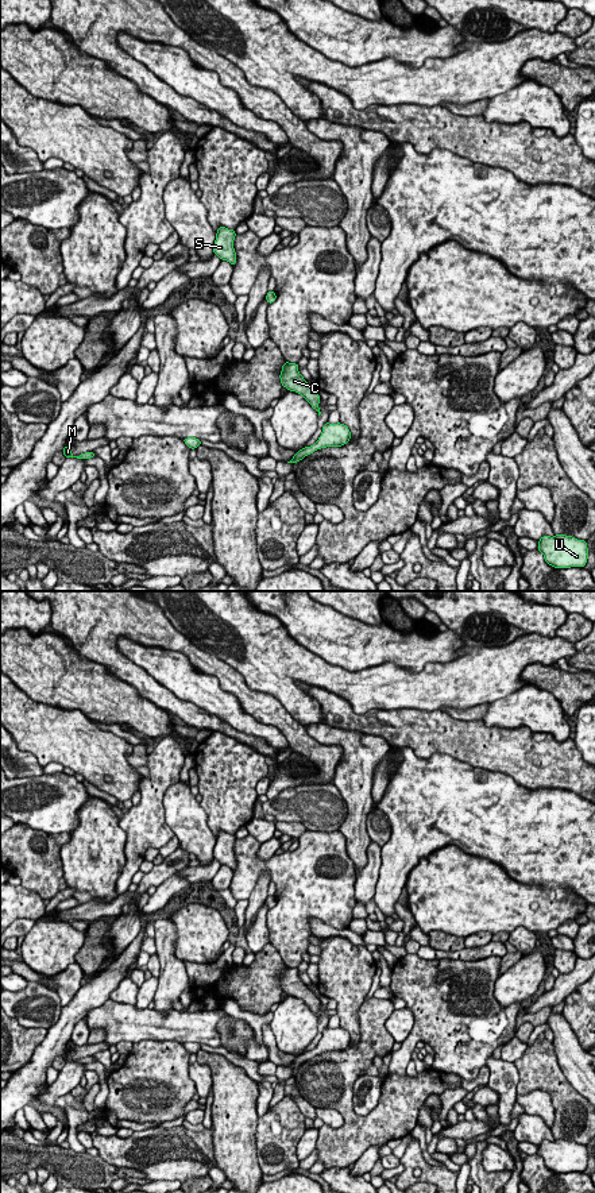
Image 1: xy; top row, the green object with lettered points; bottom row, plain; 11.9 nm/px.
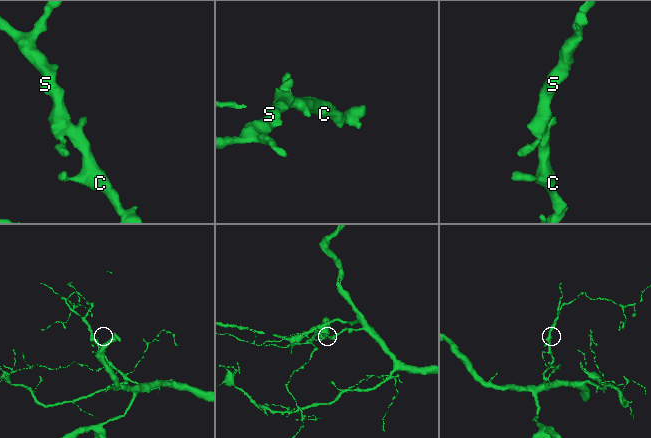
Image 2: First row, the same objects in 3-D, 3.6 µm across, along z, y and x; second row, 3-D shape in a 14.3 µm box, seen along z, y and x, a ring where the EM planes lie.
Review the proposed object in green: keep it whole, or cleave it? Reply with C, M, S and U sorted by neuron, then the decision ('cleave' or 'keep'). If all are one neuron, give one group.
C M S U; keep

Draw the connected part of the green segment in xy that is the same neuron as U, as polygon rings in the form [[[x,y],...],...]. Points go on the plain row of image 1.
[[[544,1140],[538,1144],[537,1154],[553,1173],[583,1173],[588,1163],[587,1144],[577,1144],[573,1140]]]

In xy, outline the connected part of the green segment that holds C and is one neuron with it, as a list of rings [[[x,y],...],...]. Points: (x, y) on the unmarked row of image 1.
[[[285,966],[282,970],[282,976],[279,978],[282,992],[286,992],[290,996],[295,996],[301,999],[312,1012],[321,1019],[318,1008],[320,1000],[318,997],[304,984],[304,981],[298,976],[297,968]]]

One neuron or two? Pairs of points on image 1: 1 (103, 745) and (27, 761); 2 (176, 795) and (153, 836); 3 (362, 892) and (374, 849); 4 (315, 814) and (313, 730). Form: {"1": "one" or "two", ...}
{"1": "two", "2": "two", "3": "one", "4": "two"}

